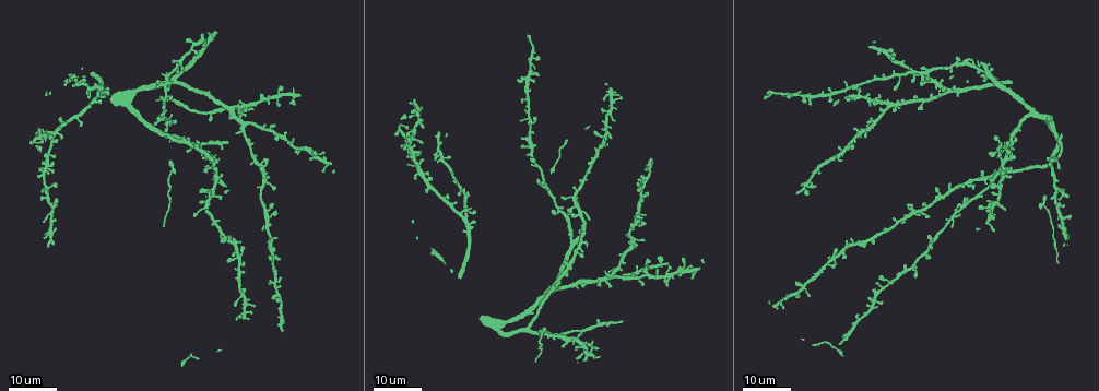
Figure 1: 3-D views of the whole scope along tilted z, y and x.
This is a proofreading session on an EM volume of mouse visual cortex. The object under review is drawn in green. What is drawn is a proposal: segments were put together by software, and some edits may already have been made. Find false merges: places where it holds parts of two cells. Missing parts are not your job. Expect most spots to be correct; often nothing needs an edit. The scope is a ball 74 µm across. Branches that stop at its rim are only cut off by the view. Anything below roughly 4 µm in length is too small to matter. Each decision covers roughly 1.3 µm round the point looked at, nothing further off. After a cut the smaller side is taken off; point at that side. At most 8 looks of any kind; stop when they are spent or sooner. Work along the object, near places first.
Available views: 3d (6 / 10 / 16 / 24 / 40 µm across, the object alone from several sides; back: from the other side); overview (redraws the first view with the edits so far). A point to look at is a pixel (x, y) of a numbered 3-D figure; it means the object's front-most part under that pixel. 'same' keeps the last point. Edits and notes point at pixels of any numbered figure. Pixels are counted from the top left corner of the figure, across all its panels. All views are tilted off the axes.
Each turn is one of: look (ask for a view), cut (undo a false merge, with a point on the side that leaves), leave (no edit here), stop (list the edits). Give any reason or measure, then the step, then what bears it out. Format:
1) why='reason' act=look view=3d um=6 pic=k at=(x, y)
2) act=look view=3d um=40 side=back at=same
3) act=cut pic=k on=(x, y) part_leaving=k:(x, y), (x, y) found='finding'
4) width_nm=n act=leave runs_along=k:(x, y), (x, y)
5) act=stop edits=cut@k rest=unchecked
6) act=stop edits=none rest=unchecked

why='small branch off a trunk' act=look view=3d um=16 pic=1 at=(173, 165)

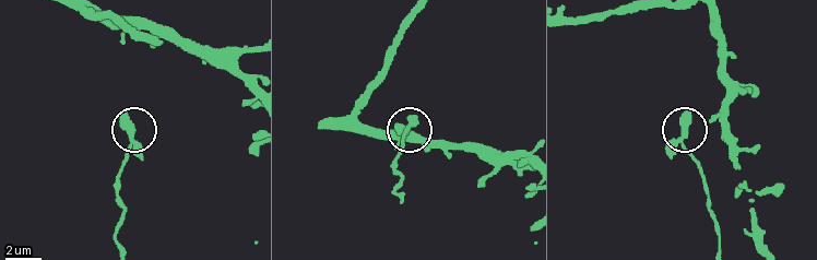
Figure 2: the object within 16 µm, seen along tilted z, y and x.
why='closer look' act=look view=3d um=6 pic=2 at=(133, 135)

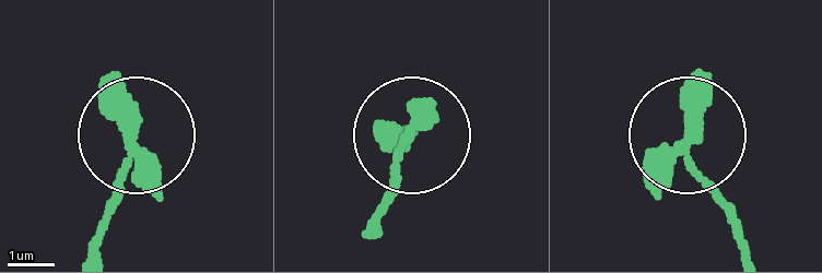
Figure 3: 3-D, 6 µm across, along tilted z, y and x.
width_nm=250 act=leave found='one cell here'

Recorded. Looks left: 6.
why='looks like a crossing' act=look view=3d um=16 pic=1 at=(239, 256)

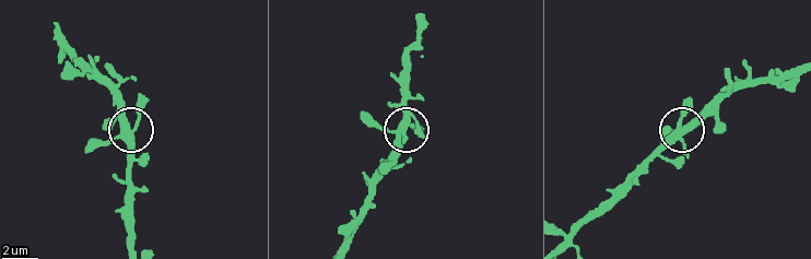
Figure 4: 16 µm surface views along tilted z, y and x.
act=look view=3d um=10 pic=4 at=(397, 130)

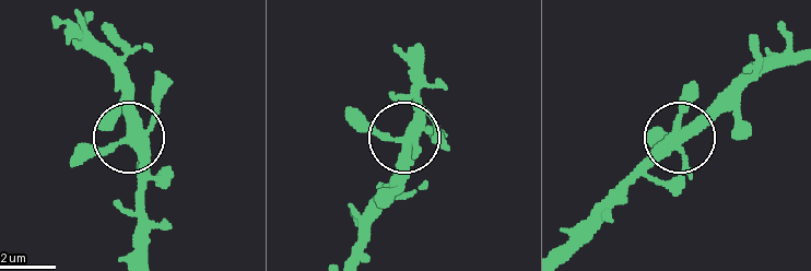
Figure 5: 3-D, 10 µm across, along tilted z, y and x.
width_nm=370 act=leave runs_along=5:(61, 25), (95, 52), (125, 98), (122, 136), (72, 154) found='continuous, no second cell'

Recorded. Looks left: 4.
why='three-way junction' act=look view=3d um=16 pic=1 at=(949, 89)

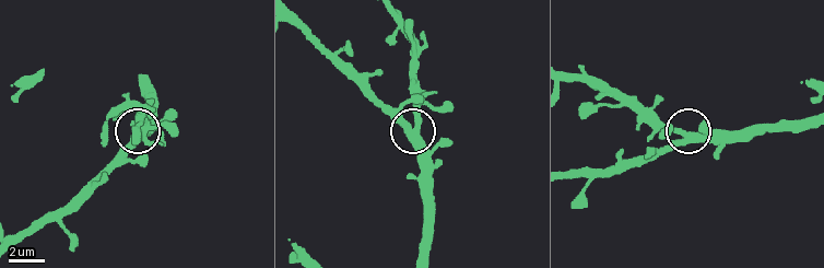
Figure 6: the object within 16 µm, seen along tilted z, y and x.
why='zoom in' act=look view=3d um=10 pic=6 at=(415, 125)

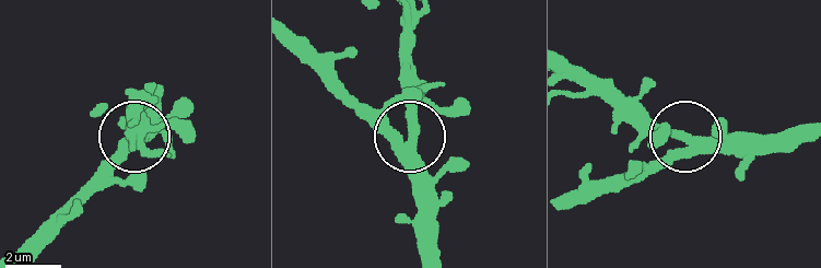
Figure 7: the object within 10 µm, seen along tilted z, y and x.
width_nm=380 act=leave found='one cell here'

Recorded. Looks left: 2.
why='four arms meet' act=look view=3d um=24 pic=1 at=(887, 105)

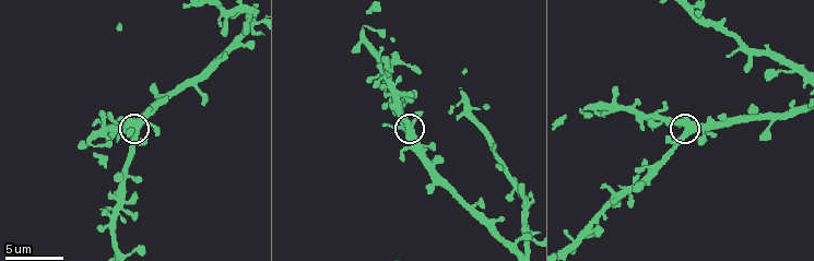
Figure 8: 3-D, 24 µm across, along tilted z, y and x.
act=look view=3d um=10 pic=8 at=(685, 129)

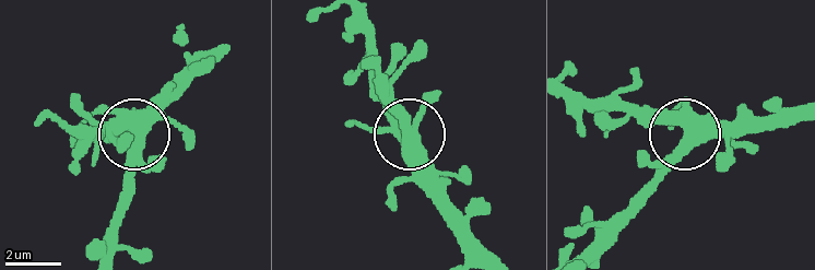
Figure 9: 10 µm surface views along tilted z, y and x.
width_nm=480 act=leave runs_along=9:(803, 109), (689, 132), (635, 115) found='continuous, no second cell'

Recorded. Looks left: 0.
act=stop edits=none rest=unchecked

